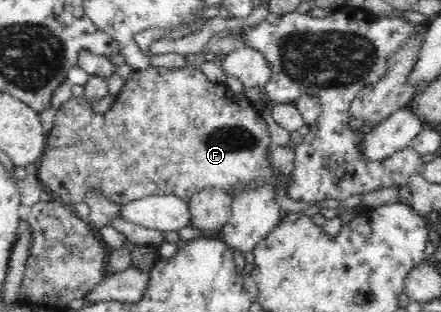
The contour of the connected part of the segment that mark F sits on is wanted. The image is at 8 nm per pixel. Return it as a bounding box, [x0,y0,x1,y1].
[36,64,279,207]

